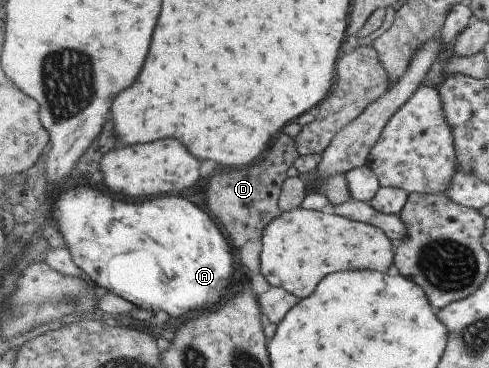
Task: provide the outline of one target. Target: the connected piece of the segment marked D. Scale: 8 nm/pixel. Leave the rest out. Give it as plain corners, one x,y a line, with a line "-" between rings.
282,133
278,141
256,162
243,168
230,168
215,173
207,187
207,207
227,230
230,229
237,249
248,241
262,241
265,229
278,218
281,207
279,199
284,182
288,179
288,169
294,165
300,153
295,138

